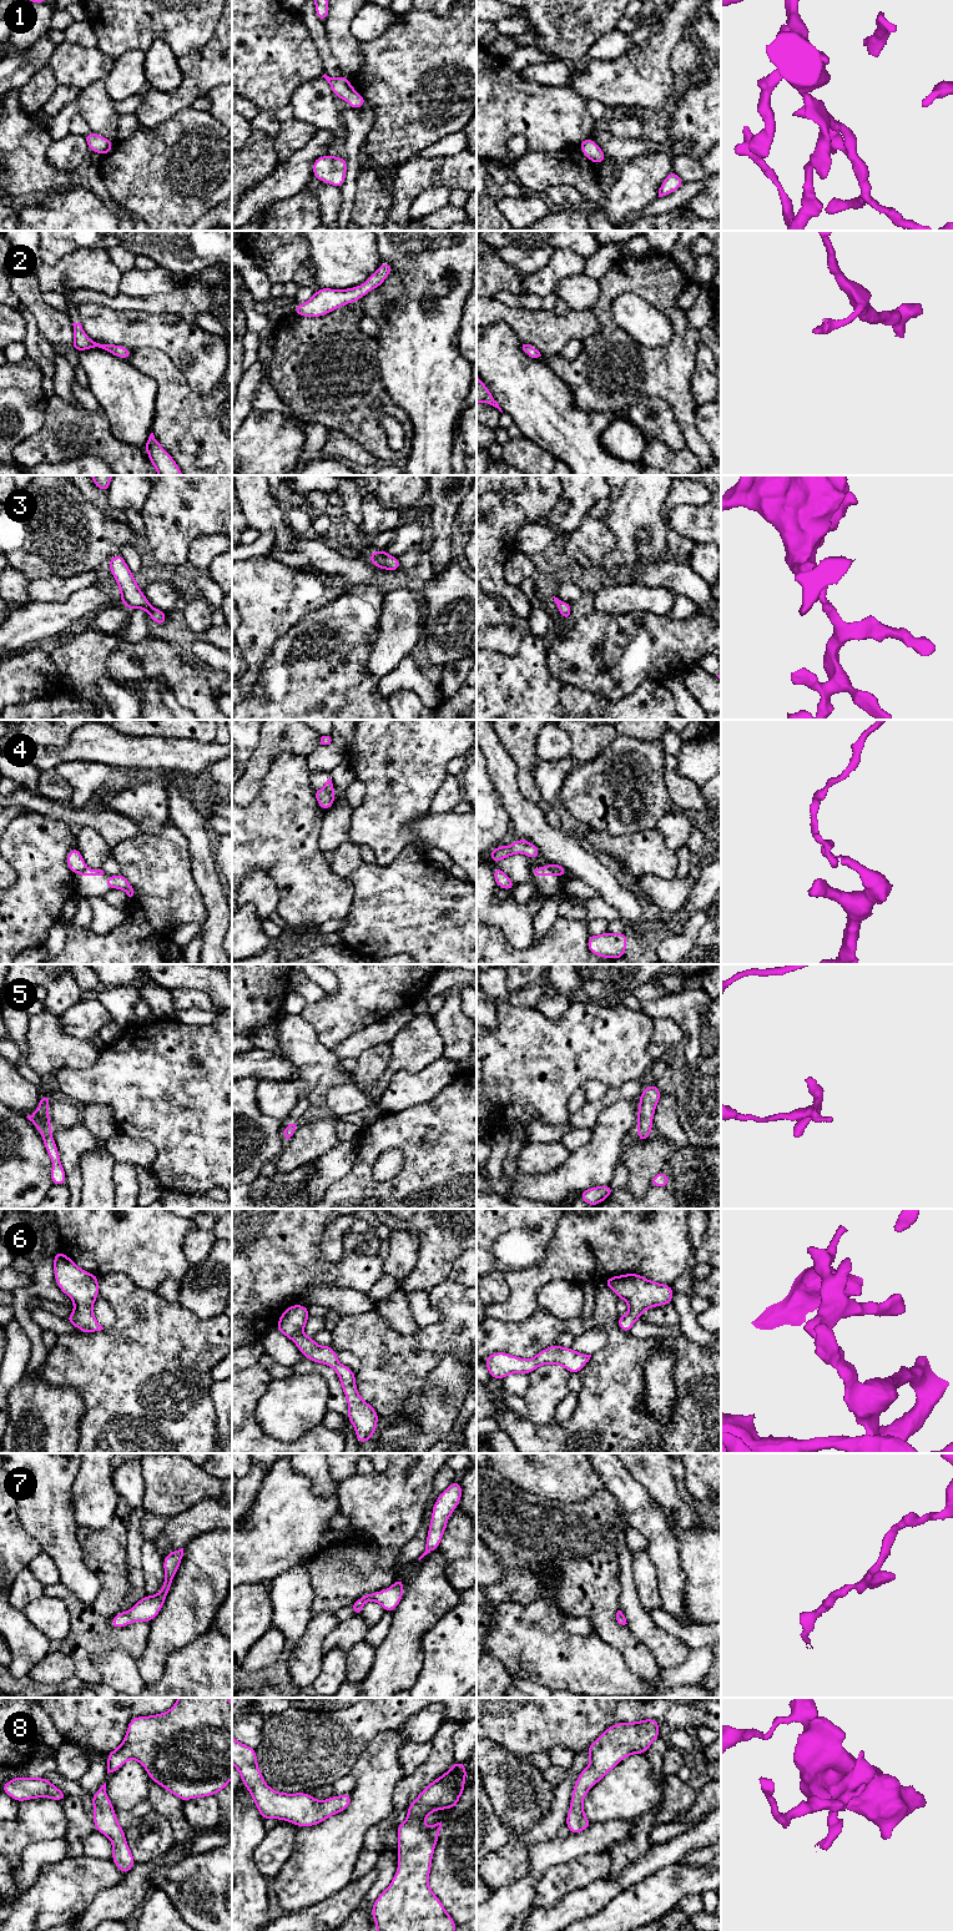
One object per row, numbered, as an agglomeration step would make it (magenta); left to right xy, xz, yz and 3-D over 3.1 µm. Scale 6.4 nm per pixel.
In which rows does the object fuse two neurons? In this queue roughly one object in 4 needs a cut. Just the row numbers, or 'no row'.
4

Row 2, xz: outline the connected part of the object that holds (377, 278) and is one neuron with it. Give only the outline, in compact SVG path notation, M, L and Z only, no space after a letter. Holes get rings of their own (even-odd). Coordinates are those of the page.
M380 263L378 269L368 279L353 288L332 289L319 288L307 302L294 306L294 313L302 317L322 317L329 312L352 302L359 301L368 292L383 284L392 272L390 263Z

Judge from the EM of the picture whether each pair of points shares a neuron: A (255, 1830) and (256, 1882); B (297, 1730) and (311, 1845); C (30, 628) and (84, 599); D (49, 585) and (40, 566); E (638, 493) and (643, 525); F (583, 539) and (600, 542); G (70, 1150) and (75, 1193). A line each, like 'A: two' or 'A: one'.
A: one
B: two
C: one
D: two
E: one
F: one
G: one

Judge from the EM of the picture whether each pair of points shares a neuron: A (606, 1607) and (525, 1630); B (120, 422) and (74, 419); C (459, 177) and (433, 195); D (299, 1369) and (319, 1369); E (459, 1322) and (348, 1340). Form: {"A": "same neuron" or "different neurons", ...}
{"A": "different neurons", "B": "different neurons", "C": "different neurons", "D": "same neuron", "E": "same neuron"}

